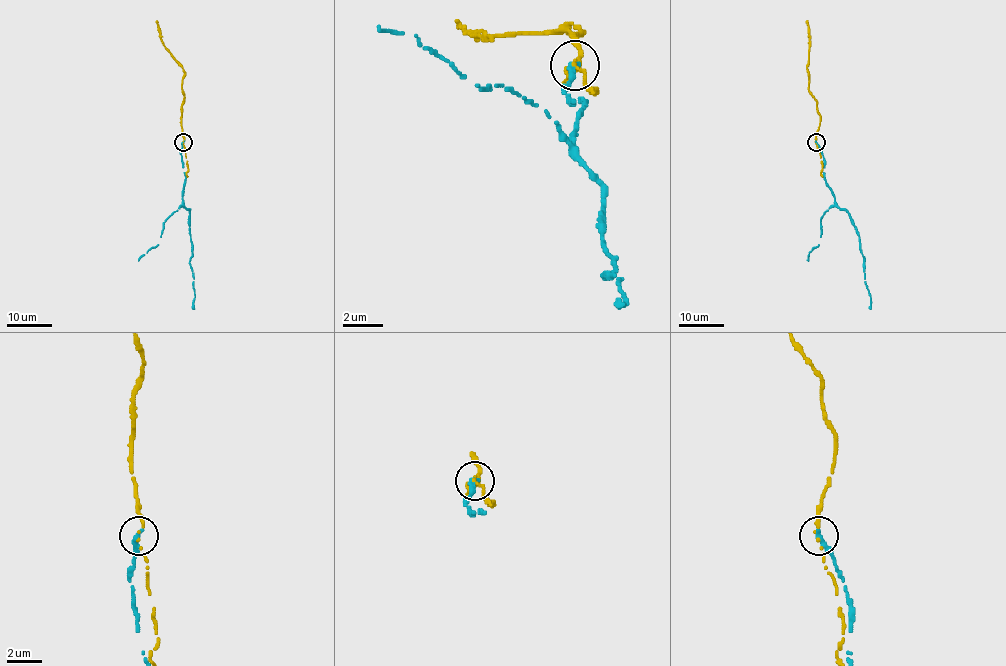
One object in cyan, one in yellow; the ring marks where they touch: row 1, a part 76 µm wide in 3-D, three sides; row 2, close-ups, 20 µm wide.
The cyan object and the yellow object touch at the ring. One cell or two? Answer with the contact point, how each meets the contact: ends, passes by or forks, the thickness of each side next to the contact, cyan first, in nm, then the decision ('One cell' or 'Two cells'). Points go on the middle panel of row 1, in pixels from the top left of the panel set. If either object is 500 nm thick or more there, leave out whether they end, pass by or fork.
Place: (575, 65). At the ring cyan ends. At the ring yellow passes by. Thickness 380 nm (cyan) against 120 nm. One cell

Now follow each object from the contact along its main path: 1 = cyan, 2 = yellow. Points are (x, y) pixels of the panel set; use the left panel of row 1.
1: (183, 142), (183, 203), (189, 210), (189, 265), (194, 279), (194, 308)
2: (183, 143), (184, 69), (161, 41), (155, 21)

